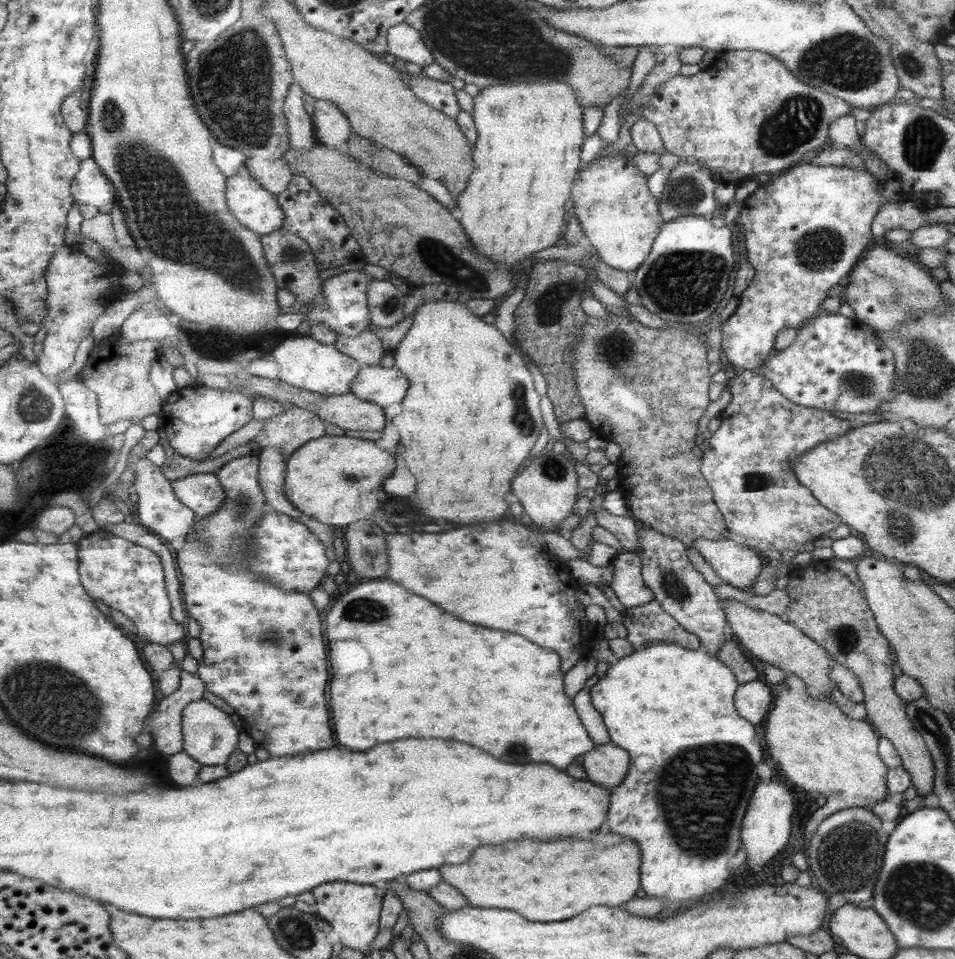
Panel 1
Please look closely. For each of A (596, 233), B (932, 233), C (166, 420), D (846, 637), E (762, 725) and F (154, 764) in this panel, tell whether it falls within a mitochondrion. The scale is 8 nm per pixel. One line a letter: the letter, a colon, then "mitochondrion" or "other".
A: other
B: other
C: other
D: mitochondrion
E: other
F: other

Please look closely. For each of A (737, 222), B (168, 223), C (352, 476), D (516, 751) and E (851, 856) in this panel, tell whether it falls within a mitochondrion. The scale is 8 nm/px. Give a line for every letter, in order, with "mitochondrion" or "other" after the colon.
A: other
B: mitochondrion
C: mitochondrion
D: mitochondrion
E: mitochondrion

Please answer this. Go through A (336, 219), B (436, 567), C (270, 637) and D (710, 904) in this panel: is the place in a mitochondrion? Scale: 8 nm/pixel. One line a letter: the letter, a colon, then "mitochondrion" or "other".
A: other
B: other
C: mitochondrion
D: other

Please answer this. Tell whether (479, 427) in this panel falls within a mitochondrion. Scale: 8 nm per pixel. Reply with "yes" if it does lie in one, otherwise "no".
no

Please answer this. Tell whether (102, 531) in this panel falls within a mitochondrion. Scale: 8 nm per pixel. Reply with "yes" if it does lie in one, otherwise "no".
no

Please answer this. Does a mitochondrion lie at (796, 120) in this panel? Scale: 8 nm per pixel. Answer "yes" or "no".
yes

